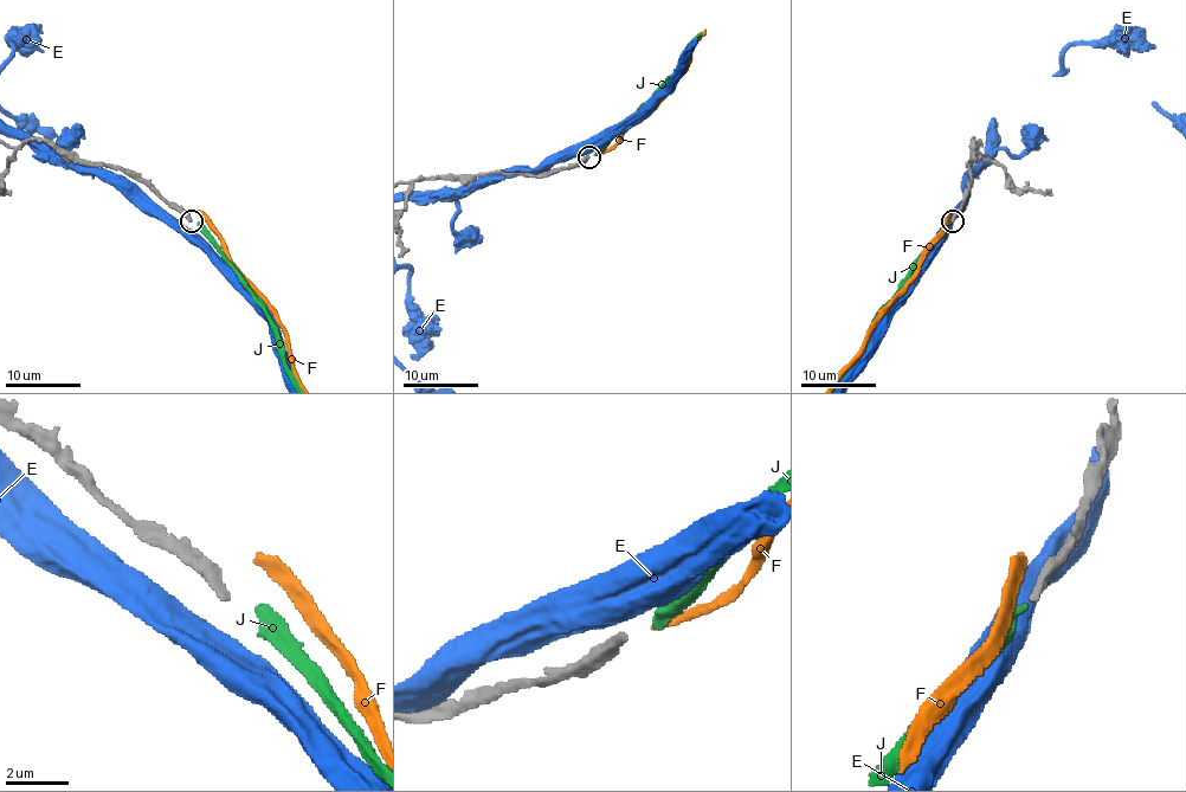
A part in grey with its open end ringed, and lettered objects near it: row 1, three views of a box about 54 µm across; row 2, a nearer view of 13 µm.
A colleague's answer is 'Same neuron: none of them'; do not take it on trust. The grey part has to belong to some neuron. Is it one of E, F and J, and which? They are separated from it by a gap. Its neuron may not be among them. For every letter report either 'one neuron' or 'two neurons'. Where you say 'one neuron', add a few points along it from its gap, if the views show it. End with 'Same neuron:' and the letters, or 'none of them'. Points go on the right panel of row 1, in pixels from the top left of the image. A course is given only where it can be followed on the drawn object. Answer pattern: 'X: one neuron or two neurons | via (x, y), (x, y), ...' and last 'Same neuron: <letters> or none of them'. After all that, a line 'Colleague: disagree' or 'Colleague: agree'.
E: two neurons
F: two neurons
J: two neurons
Same neuron: none of them
Colleague: agree

